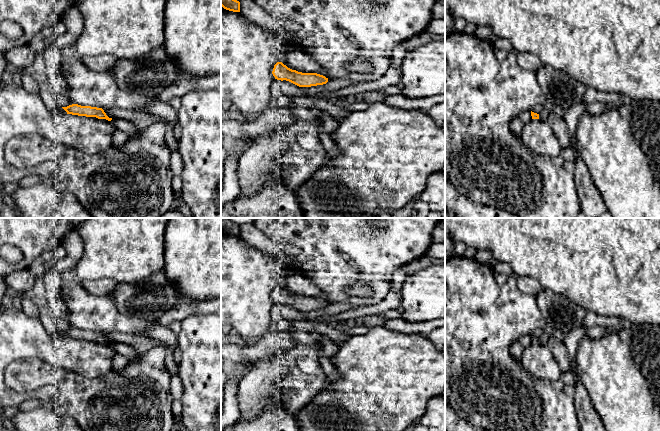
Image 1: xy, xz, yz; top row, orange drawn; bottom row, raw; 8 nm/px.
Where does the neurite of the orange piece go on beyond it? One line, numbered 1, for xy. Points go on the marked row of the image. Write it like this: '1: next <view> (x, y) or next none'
1: next none

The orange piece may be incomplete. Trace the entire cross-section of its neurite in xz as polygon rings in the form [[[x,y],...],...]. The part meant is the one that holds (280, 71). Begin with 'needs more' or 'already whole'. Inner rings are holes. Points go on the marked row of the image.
already whole; [[[277,62],[274,65],[273,76],[277,80],[286,80],[299,87],[311,87],[323,85],[328,82],[328,78],[317,73],[302,73],[292,70],[284,65],[282,62]]]

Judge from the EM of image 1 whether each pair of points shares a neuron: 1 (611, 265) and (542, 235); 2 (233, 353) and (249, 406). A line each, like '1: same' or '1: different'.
1: same
2: different

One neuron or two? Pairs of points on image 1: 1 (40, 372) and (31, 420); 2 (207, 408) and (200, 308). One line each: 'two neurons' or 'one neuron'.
1: two neurons
2: two neurons

